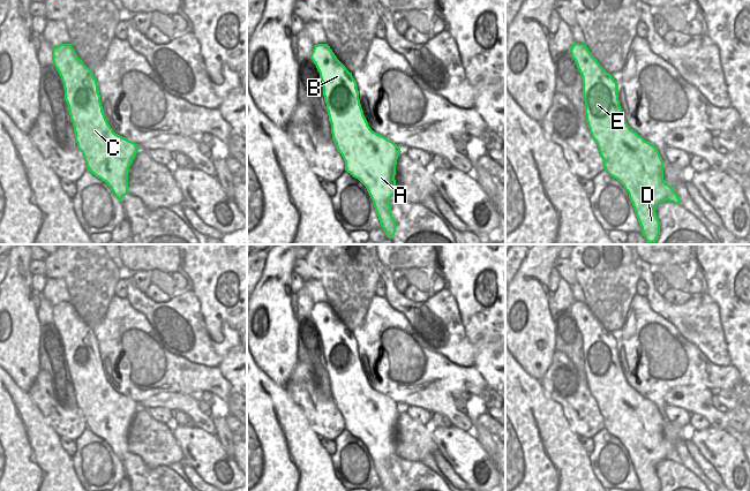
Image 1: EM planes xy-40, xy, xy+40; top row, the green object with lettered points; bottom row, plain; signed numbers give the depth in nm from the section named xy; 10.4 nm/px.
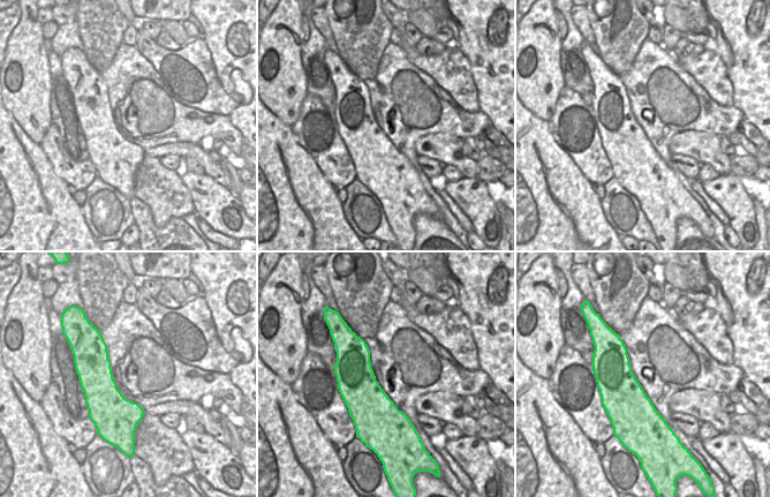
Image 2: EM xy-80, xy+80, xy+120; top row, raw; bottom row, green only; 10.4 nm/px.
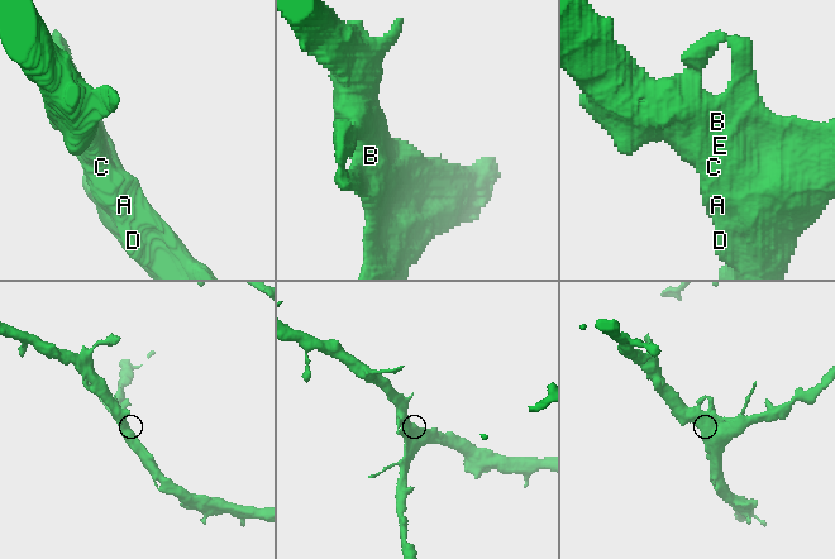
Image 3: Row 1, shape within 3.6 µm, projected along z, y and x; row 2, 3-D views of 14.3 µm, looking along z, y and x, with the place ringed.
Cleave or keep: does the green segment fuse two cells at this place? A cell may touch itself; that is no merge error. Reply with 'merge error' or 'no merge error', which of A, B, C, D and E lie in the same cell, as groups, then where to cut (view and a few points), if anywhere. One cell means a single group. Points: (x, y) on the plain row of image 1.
no merge error | A B C D E | no cut

